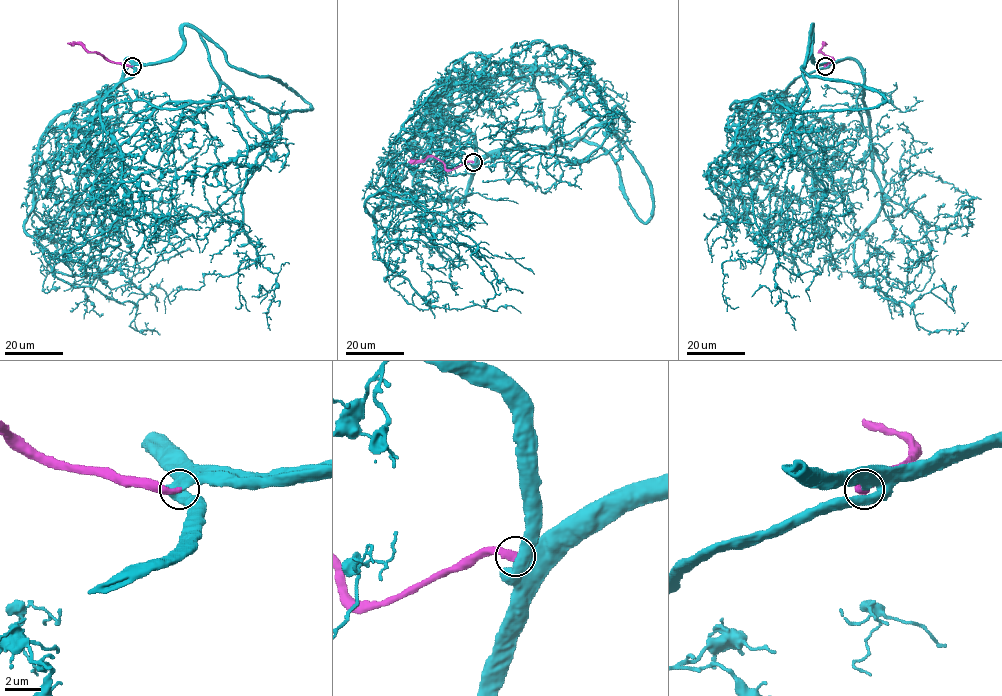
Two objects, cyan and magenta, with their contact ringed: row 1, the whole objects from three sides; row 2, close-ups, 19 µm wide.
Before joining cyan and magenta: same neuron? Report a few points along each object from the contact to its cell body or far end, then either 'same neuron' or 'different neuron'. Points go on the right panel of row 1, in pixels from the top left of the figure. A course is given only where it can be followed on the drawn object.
cyan via (825, 66), (813, 25), (807, 97), (747, 171), (754, 220), (779, 264), (821, 273), (810, 301) | magenta via (825, 66), (832, 61), (819, 52), (825, 43) | same neuron

